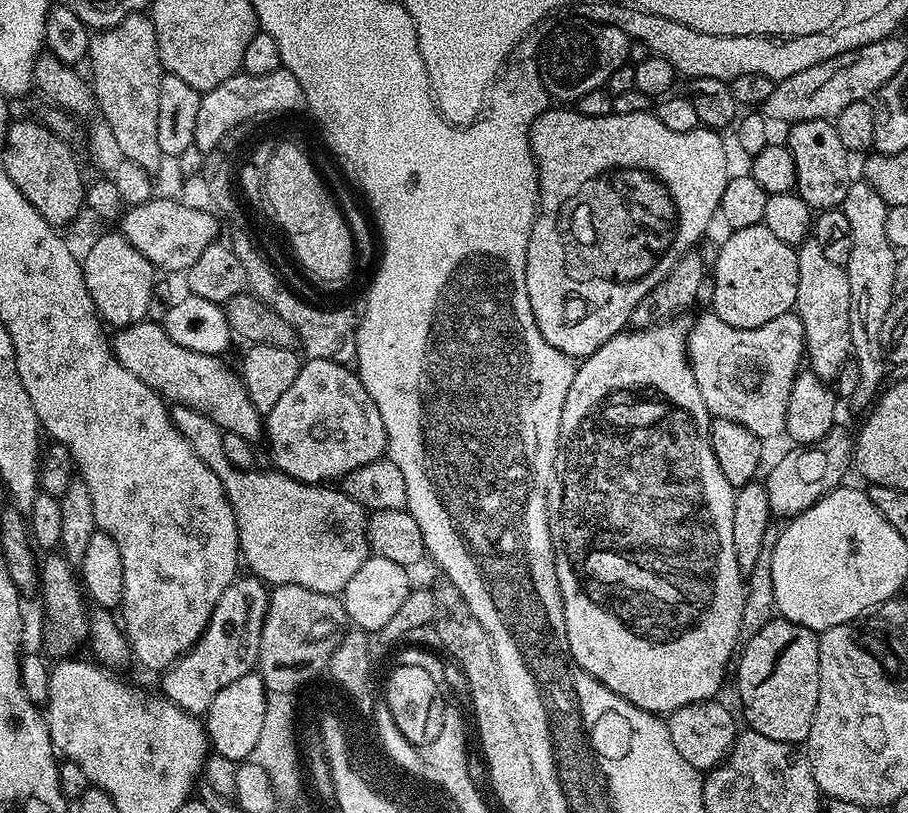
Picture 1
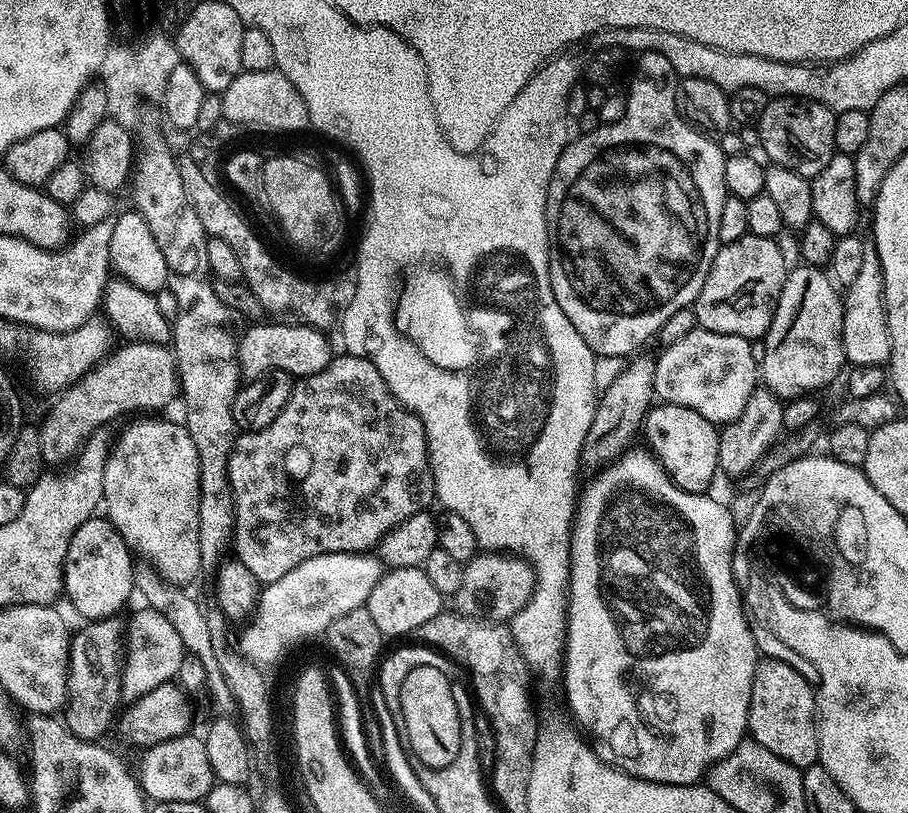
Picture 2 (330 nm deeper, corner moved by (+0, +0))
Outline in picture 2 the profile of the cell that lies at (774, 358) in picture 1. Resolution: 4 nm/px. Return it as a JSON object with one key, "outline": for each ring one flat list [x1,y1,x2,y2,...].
{"outline":[[699,326,693,329,655,357,655,395,665,404,698,410,702,418,723,426,742,414,750,394,758,387,758,361,751,354,752,341]]}

